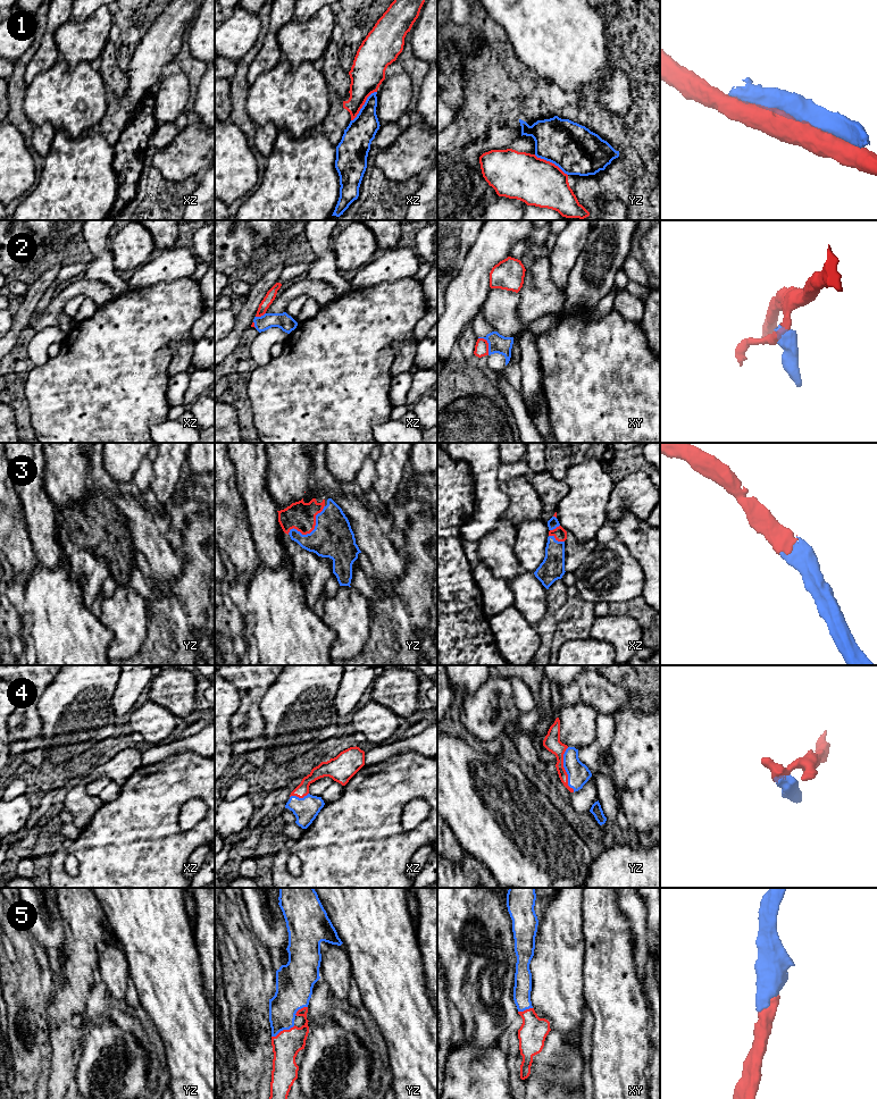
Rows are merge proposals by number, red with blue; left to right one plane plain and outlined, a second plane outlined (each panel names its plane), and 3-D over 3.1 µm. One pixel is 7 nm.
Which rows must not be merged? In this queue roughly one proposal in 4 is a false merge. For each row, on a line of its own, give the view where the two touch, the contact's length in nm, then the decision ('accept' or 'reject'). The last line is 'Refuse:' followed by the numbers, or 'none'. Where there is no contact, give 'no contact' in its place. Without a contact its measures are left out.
1: contact in xz; length 280 nm; accept
2: contact in xy; length 150 nm; reject
3: contact in yz; length 340 nm; accept
4: contact in yz; length 320 nm; accept
5: contact in yz; length 190 nm; accept
Refuse: 2

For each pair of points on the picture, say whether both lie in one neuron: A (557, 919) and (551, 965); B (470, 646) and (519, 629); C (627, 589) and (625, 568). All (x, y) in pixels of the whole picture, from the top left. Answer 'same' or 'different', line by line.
A: same
B: different
C: same

